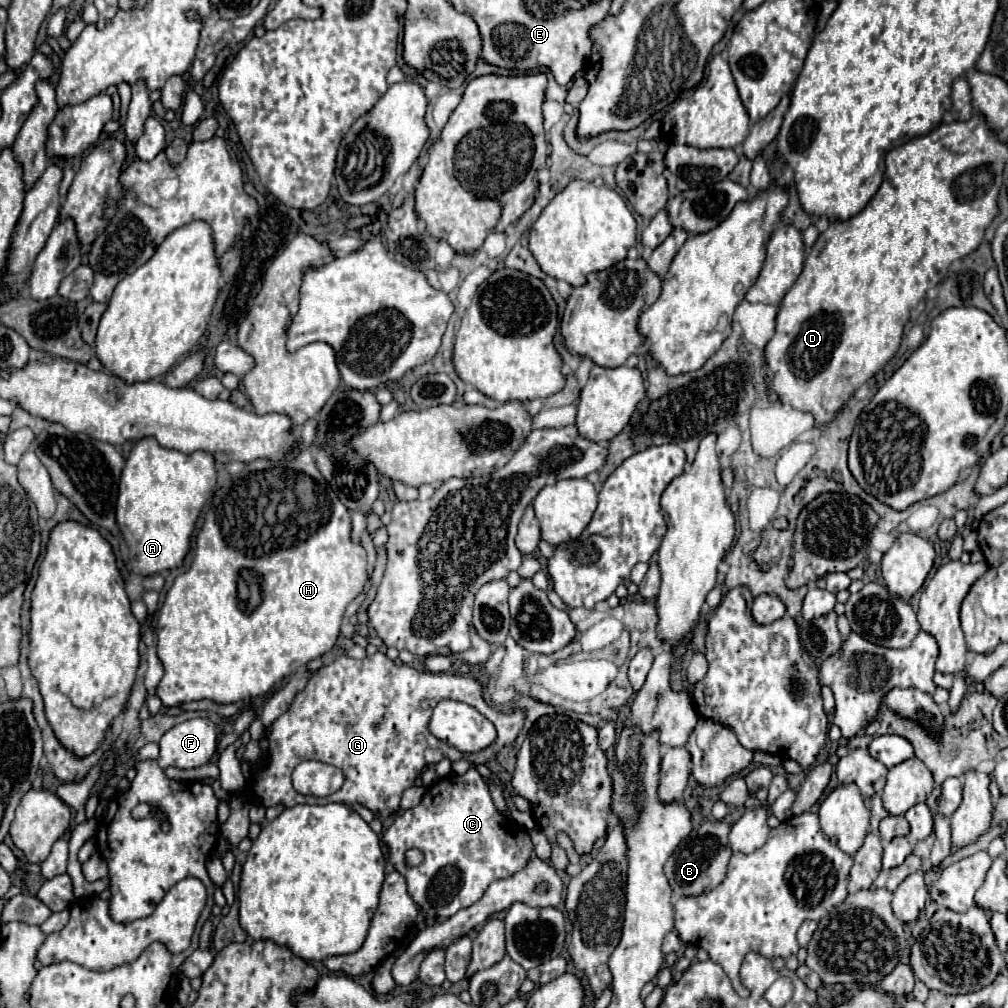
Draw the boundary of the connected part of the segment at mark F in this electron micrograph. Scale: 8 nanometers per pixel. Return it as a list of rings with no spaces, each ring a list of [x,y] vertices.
[[[192,718],[170,728],[160,740],[158,764],[162,768],[198,768],[216,752],[218,732],[210,718]]]

